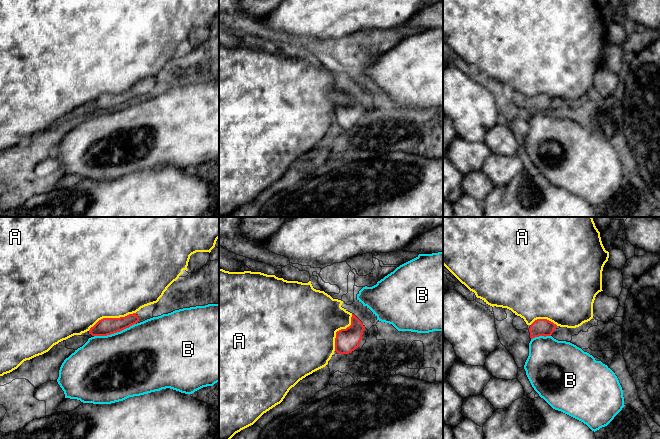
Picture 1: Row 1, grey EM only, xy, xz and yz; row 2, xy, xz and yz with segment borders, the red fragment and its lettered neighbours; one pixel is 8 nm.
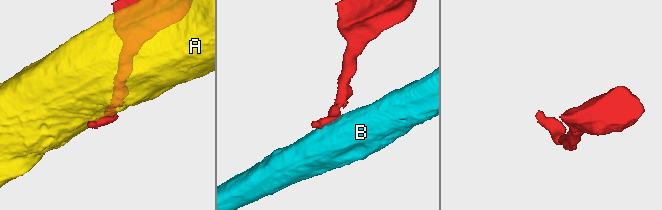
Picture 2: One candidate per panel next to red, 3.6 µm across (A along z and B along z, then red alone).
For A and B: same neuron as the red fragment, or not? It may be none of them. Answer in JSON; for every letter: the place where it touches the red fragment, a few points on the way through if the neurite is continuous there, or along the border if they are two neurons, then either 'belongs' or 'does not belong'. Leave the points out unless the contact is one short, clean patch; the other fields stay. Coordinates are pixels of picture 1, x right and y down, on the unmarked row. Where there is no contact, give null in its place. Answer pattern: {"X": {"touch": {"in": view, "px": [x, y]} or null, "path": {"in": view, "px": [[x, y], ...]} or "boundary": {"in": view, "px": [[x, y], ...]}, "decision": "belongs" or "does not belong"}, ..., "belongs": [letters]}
{"A": {"touch": {"in": "xy", "px": [111, 94]}, "decision": "does not belong"}, "B": {"touch": {"in": "xy", "px": [114, 108]}, "boundary": {"in": "xy", "px": [[135, 99], [110, 110], [94, 112]]}, "decision": "does not belong"}, "belongs": []}

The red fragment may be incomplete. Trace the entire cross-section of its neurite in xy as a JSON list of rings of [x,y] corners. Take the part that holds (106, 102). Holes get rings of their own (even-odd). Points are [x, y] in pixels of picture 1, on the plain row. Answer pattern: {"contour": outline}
{"contour": [[[136,89],[120,94],[103,94],[90,104],[92,112],[107,112],[120,108],[138,99],[139,93]]]}

